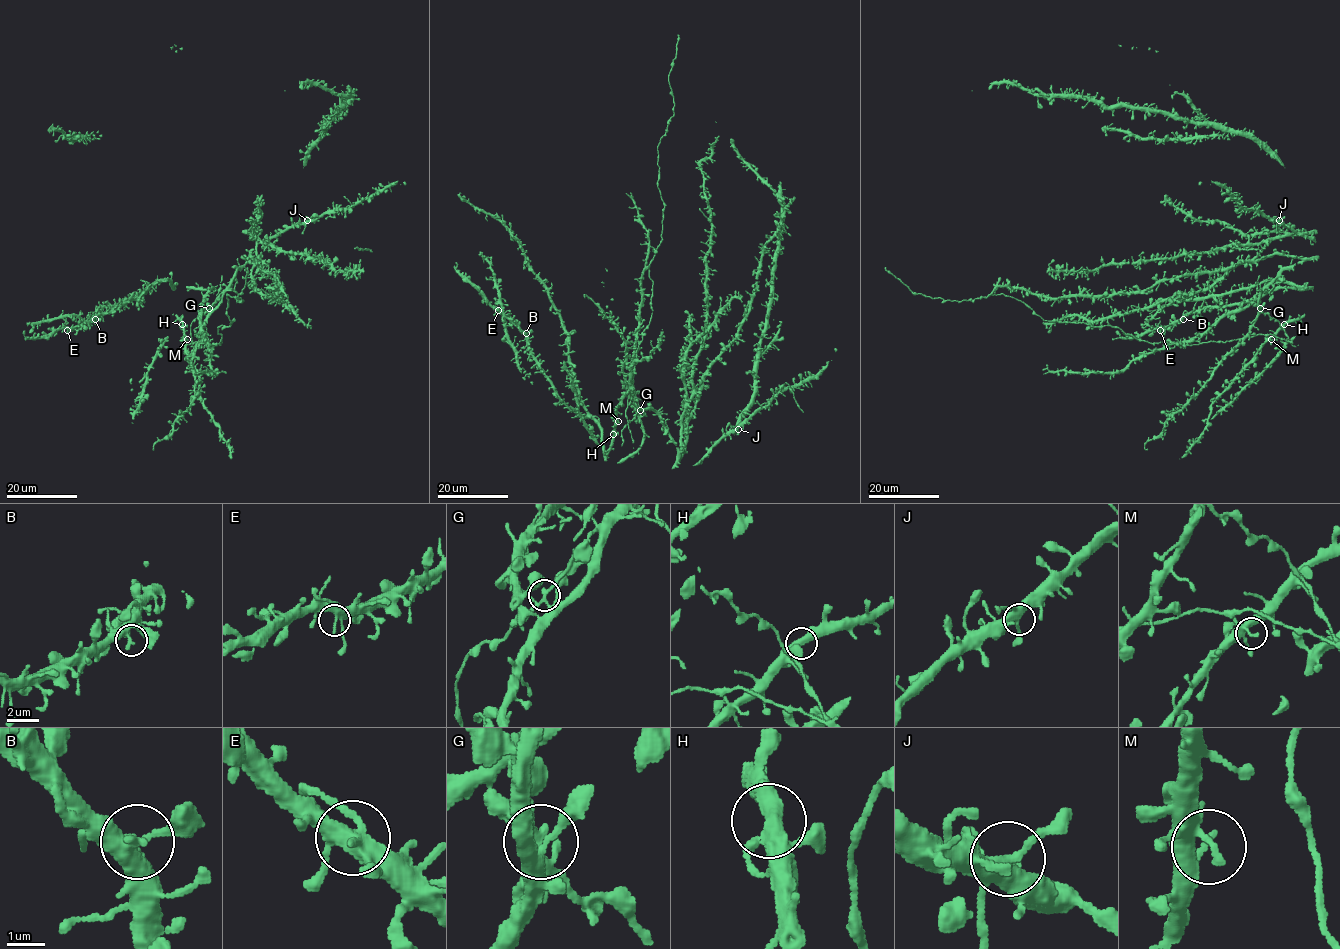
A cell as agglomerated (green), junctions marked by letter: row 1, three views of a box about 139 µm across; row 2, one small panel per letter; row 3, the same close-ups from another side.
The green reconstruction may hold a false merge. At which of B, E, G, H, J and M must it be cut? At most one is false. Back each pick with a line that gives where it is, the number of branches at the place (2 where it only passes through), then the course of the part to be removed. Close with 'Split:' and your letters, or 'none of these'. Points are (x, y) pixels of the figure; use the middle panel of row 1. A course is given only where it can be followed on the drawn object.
Split: none of these

